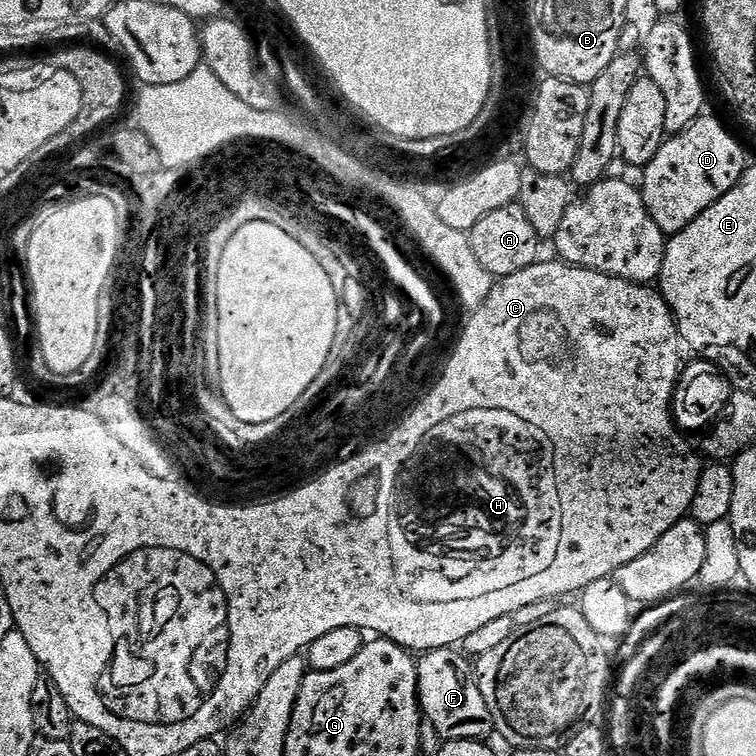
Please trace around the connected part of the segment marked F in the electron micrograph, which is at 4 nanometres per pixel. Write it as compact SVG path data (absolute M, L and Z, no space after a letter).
M439 648L433 652L423 653L416 660L416 673L418 674L418 690L420 691L420 710L425 721L430 723L431 731L435 732L441 741L445 740L478 740L481 742L487 741L493 735L494 729L492 727L492 719L490 718L490 706L486 706L486 698L482 698L482 690L480 684L476 681L476 674L473 665L470 663L469 657L463 651L456 648Z

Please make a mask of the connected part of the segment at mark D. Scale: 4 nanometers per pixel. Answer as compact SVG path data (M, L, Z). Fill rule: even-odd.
M711 114L699 116L686 130L669 135L656 157L644 165L642 191L646 210L650 210L650 218L654 218L654 222L658 222L658 226L666 234L678 233L690 226L690 222L694 222L694 218L698 218L702 210L714 206L714 202L718 202L718 198L722 198L724 194L730 194L749 164L750 160L744 157L743 146L724 129L722 121L715 120Z

